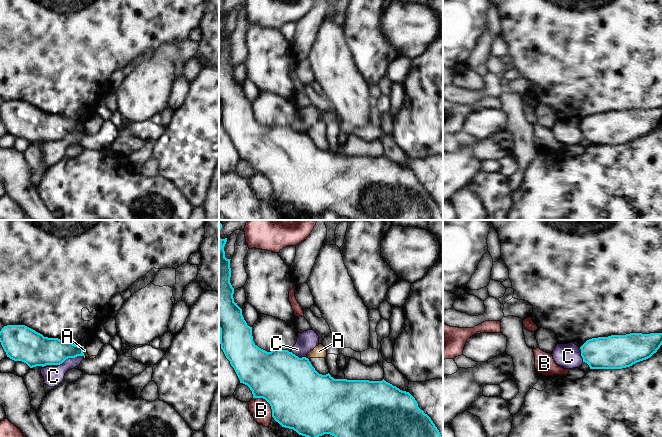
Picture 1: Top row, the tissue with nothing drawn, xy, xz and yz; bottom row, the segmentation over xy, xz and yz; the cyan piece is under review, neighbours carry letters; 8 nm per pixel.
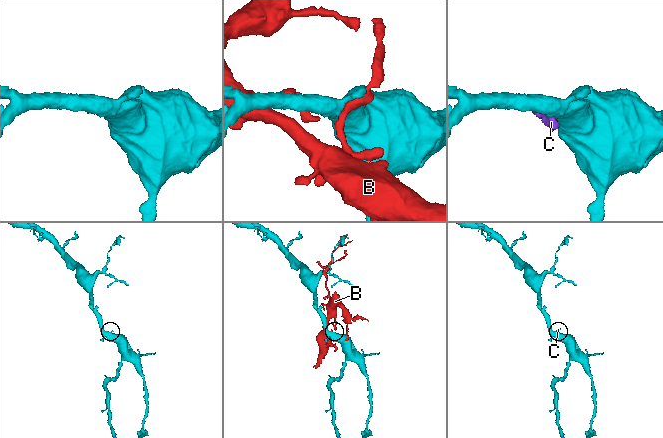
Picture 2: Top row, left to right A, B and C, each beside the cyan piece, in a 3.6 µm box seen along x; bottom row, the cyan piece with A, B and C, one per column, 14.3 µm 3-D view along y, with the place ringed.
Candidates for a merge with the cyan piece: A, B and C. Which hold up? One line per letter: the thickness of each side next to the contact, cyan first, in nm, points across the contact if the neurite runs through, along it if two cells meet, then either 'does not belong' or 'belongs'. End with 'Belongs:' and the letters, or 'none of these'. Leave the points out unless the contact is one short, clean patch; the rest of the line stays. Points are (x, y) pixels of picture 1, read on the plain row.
A: calibres 460 and 100 nm; border xz (305, 133), (308, 135); does not belong
B: calibres 480 and 160 nm; does not belong
C: calibres 240 and 160 nm; border xy (84, 132), (68, 133), (59, 141); does not belong
Belongs: none of these

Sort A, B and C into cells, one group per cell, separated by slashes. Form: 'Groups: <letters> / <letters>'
Groups: A C / B.

